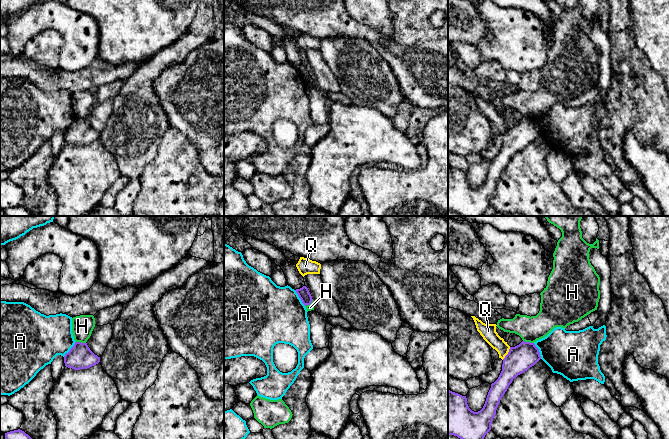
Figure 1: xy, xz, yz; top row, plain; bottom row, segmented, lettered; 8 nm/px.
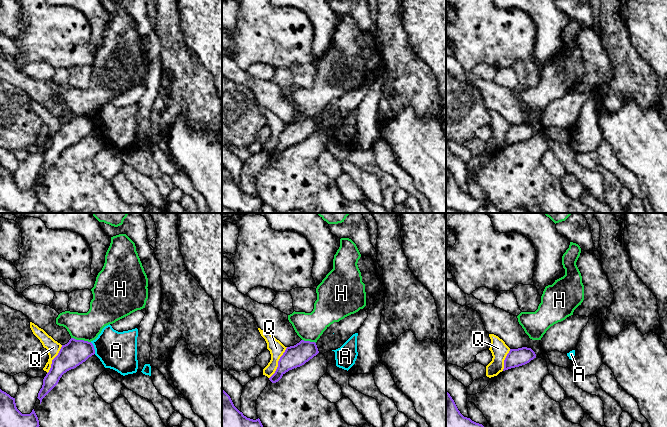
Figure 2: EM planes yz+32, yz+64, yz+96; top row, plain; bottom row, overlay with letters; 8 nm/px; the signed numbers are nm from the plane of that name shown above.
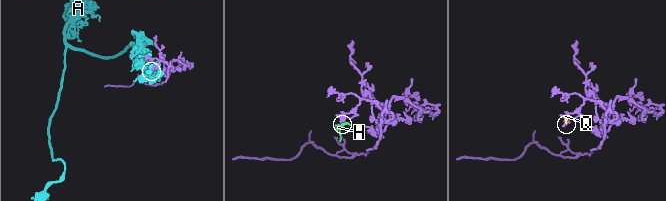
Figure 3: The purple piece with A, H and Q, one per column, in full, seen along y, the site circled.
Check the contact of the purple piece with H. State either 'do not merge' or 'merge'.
do not merge

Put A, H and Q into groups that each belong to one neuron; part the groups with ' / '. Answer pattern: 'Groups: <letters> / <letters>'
Groups: A / H Q

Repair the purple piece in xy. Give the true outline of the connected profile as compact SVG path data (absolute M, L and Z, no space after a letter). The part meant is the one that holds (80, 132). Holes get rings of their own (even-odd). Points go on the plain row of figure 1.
M75 118L74 122L64 132L65 142L74 146L87 145L100 138L87 119Z

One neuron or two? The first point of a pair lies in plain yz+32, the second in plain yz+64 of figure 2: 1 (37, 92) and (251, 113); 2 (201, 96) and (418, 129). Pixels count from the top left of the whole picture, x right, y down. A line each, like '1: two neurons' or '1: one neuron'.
1: two neurons
2: two neurons

